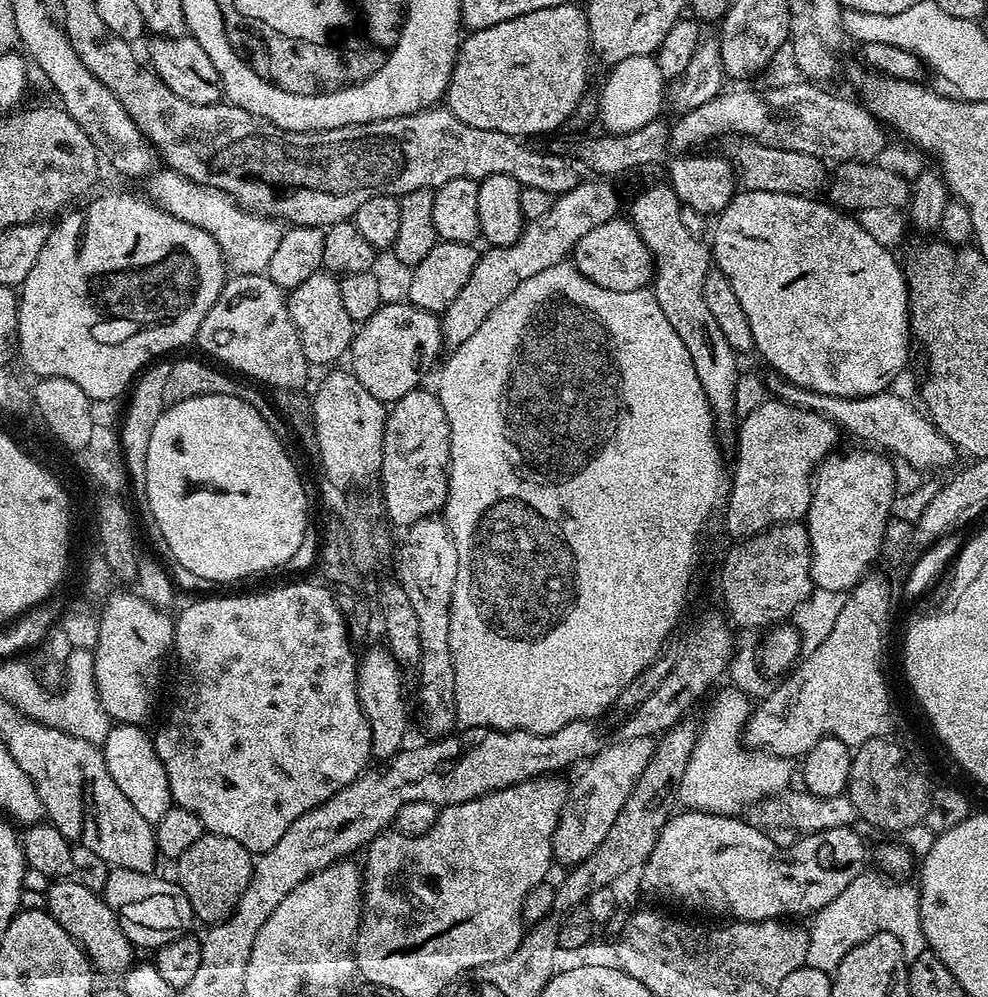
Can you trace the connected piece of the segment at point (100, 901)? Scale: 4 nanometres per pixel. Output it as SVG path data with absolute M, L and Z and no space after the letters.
M76 878L53 880L47 886L48 904L46 910L80 944L97 973L104 976L123 977L134 963L134 946L126 938L114 910L107 904L101 893L88 888L87 883Z

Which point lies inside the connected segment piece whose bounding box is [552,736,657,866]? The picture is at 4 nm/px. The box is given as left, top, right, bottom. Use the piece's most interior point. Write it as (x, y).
(593, 802)

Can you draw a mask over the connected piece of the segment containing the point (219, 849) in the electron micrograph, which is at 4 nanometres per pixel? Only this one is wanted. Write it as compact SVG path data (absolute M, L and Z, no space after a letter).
M210 832L200 836L190 850L174 861L174 880L189 899L193 917L199 922L201 920L204 926L211 926L232 915L250 882L253 867L253 853L248 852L242 842Z

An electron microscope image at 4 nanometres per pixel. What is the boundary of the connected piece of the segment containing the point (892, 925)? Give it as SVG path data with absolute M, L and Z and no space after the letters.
M865 874L854 878L834 902L811 917L812 926L808 933L809 949L806 950L805 965L814 970L835 974L842 958L854 950L866 938L879 932L889 932L898 938L904 947L905 961L918 958L926 950L920 917L920 893L908 882L893 882L883 875Z

